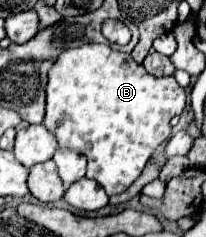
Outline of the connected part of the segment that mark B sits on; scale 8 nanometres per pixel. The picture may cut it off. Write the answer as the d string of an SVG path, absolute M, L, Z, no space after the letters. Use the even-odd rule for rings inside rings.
M88 43L78 49L66 49L48 73L44 127L58 139L62 149L76 149L88 157L88 179L98 181L108 195L124 193L142 173L154 149L168 141L170 119L180 115L186 105L186 93L170 77L154 77L146 73L128 53L118 53L108 45Z

